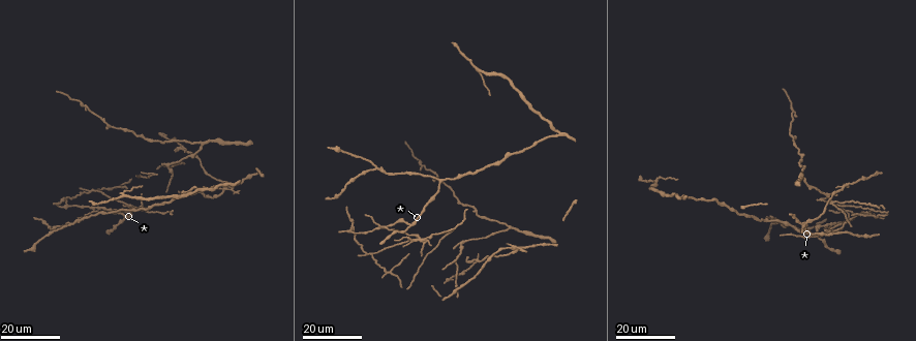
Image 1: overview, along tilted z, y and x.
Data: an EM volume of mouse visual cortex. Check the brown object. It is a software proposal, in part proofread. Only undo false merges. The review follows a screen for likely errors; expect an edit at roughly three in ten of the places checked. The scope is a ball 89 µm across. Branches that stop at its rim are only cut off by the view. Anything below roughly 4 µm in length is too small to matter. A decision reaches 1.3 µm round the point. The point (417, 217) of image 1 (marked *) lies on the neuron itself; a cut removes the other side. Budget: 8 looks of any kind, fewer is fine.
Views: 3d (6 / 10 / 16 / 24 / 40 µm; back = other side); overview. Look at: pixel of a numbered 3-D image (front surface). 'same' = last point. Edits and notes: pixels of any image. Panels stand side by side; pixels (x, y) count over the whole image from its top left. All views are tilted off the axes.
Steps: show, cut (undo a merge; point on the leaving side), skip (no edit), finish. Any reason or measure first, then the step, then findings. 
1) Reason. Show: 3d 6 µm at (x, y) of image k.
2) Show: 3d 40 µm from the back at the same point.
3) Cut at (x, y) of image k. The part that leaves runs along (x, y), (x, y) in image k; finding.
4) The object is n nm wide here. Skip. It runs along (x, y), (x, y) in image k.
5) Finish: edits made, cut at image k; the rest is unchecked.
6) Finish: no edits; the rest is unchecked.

Small branch off a trunk. Show: 3d 24 µm at (831, 202) of image 1.

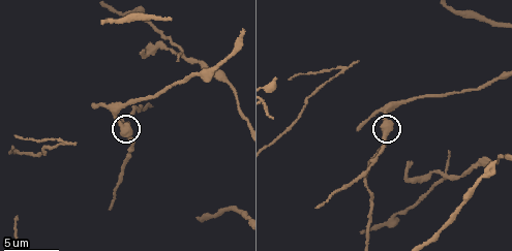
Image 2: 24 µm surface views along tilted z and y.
Show: 3d 10 µm at (386, 132) of image 2.

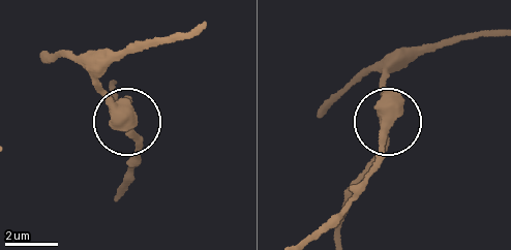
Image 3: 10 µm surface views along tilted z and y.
The object is 390 nm wide here. Skip. Continuous, no second neuron.

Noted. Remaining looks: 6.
Looks like a crossing. Show: 3d 6 µm at (444, 178) of image 2.

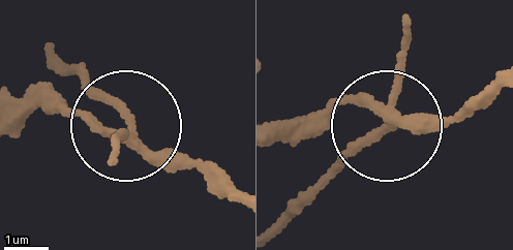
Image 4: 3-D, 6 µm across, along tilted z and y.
4 arms meet here. Cut at (110, 98) of image 4. The part that leaves runs along (129, 141), (115, 111), (52, 60) in image 4; two neurons meet here.

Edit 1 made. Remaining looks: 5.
Four arms meet. Show: 3d 24 µm at (514, 247) of image 1.

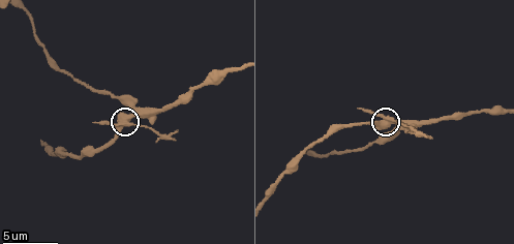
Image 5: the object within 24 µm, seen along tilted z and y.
Show: 3d 10 µm at (388, 117) of image 5.

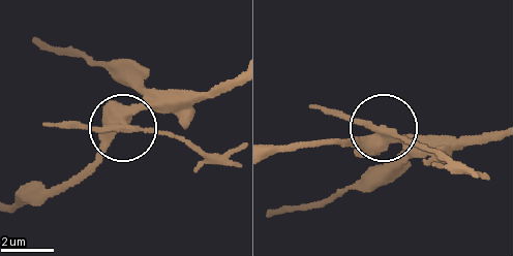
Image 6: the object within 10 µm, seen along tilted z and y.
4 arms meet here. Cut at (159, 132) of image 6. The part that leaves runs along (126, 124), (212, 152), (233, 152) in image 6; two neurons meet here.

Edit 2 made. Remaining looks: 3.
Branch point. Show: 3d 24 µm at (353, 227) of image 1.

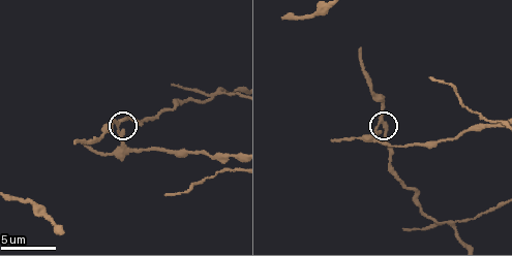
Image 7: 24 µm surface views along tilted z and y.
Show: 3d 10 µm at (118, 124) of image 7.

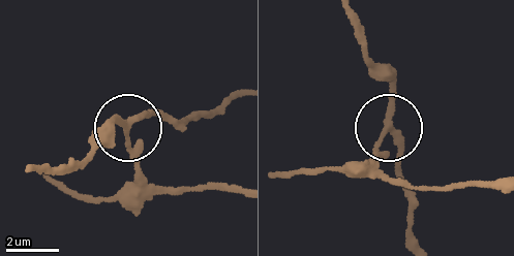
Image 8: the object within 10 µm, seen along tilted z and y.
Show: 3d 10 µm from the back at (389, 125) of image 8.

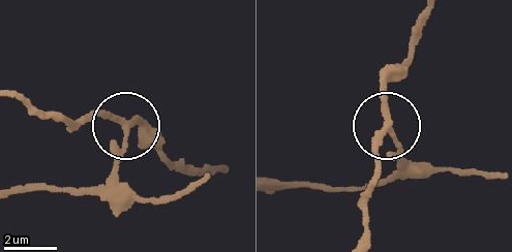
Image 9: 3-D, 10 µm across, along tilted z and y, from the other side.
3 arms meet here. Cut at (103, 118) of image 9. A second neuron is stuck on.

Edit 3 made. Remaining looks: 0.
Finish: edits made, cut at image 4, cut at image 6, cut at image 9; the rest is unchecked.

